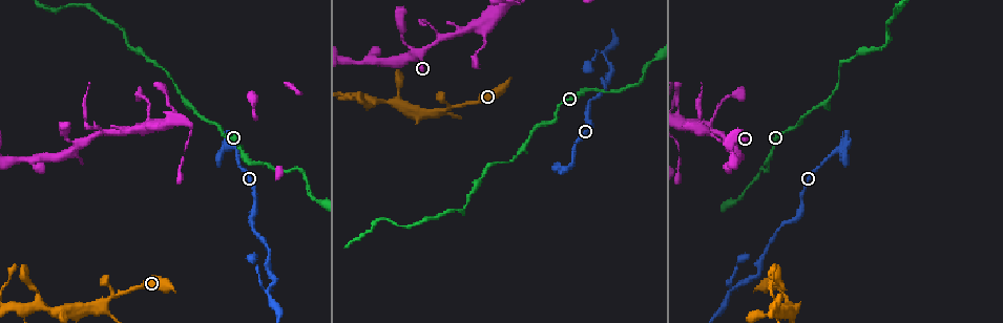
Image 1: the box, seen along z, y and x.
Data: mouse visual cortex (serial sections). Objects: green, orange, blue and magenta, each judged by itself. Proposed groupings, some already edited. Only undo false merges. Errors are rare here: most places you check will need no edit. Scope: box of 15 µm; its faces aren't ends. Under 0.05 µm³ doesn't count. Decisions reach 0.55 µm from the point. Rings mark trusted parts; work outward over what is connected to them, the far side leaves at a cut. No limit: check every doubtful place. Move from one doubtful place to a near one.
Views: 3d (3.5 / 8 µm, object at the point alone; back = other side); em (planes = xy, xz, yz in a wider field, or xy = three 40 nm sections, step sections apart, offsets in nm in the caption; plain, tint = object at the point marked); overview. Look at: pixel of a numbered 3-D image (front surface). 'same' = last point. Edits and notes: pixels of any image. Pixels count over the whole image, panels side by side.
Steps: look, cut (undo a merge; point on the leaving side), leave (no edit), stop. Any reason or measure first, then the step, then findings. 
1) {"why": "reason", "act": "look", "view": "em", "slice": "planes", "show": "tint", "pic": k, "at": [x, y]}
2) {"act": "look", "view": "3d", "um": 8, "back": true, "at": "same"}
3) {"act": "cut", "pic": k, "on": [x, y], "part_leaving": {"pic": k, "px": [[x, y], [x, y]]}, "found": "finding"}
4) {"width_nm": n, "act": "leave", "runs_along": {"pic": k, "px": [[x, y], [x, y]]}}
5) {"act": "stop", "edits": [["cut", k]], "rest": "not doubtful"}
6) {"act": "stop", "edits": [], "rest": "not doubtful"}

{"act": "look", "view": "em", "slice": "planes", "show": "tint", "pic": 1, "at": [570, 164]}

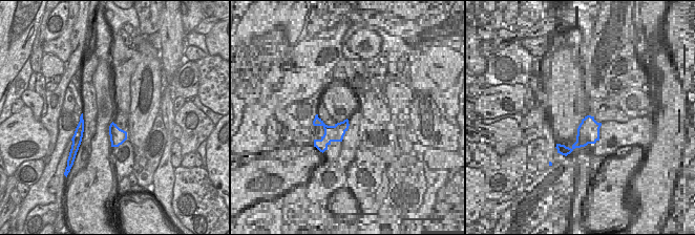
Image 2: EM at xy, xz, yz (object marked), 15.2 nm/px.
{"why": "see where the arms go", "act": "look", "view": "3d", "um": 3.5, "at": "same"}

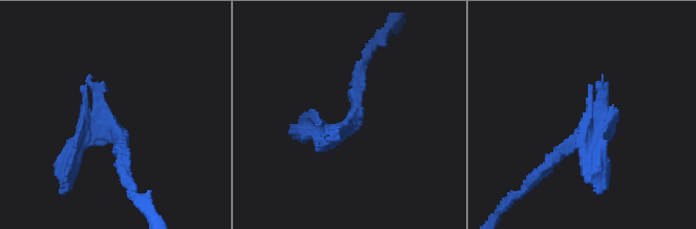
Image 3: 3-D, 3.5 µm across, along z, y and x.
{"act": "leave", "runs_along": {"pic": 3, "px": [[360, 74], [354, 122], [301, 130]]}, "found": "continuous, no second cell"}

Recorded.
{"why": "branch point", "act": "look", "view": "3d", "um": 3.5, "pic": 1, "at": [712, 130]}

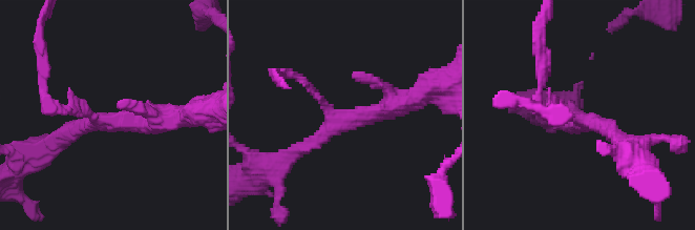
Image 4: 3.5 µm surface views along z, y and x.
{"why": "shape alone is not enough", "act": "look", "view": "em", "slice": "planes", "show": "tint", "pic": 4, "at": [589, 121]}

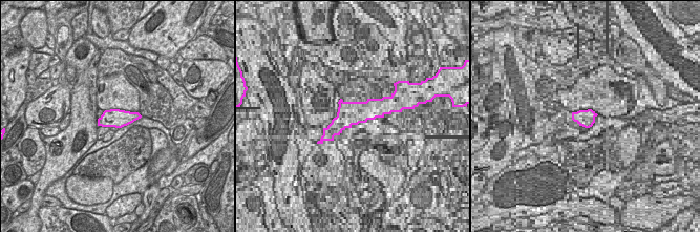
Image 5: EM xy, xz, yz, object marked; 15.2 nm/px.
{"width_nm": 280, "act": "leave", "runs_along": {"pic": 4, "px": [[285, 161], [336, 123], [401, 102]]}, "found": "all the same cell"}

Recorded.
{"why": "abrupt turn", "act": "look", "view": "3d", "um": 3.5, "pic": 1, "at": [270, 289]}

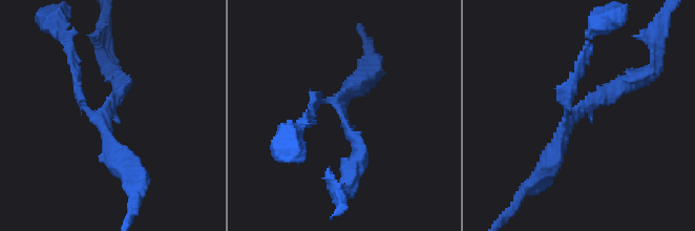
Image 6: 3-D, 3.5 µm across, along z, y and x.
{"arms": 3, "arm_widths_nm": [150, 200, 300], "why": "shape alone is not enough", "act": "look", "view": "em", "slice": "xy", "step": 3, "show": "tint", "pic": 6, "at": [108, 114]}

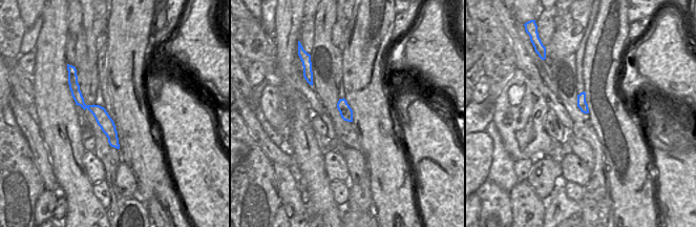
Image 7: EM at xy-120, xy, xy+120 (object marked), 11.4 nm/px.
{"act": "leave", "runs_along": {"pic": 6, "px": [[635, 78], [578, 112], [546, 168]]}, "found": "all the same cell"}

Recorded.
{"why": "sharp bend", "act": "look", "view": "3d", "um": 3.5, "pic": 1, "at": [451, 107]}

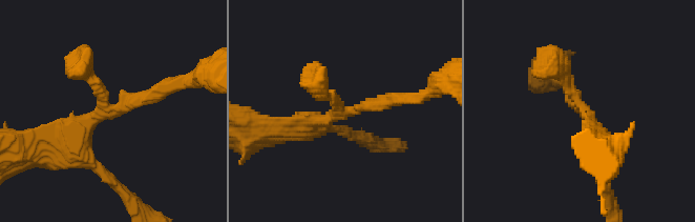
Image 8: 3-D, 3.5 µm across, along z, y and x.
{"why": "need the tissue", "act": "look", "view": "em", "slice": "xy", "step": 5, "show": "tint", "pic": 8, "at": [341, 111]}

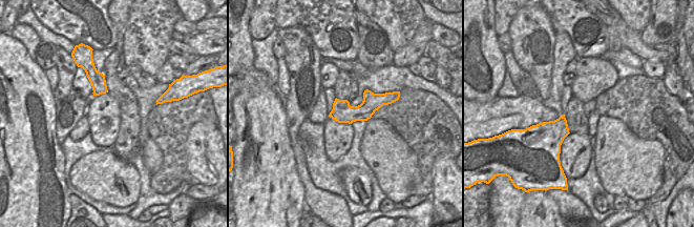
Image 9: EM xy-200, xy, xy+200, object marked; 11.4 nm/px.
{"width_nm": 260, "act": "leave", "runs_along": {"pic": 8, "px": [[170, 83], [50, 138]]}, "found": "one cell here"}

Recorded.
{"act": "stop", "edits": [], "rest": "not doubtful"}

